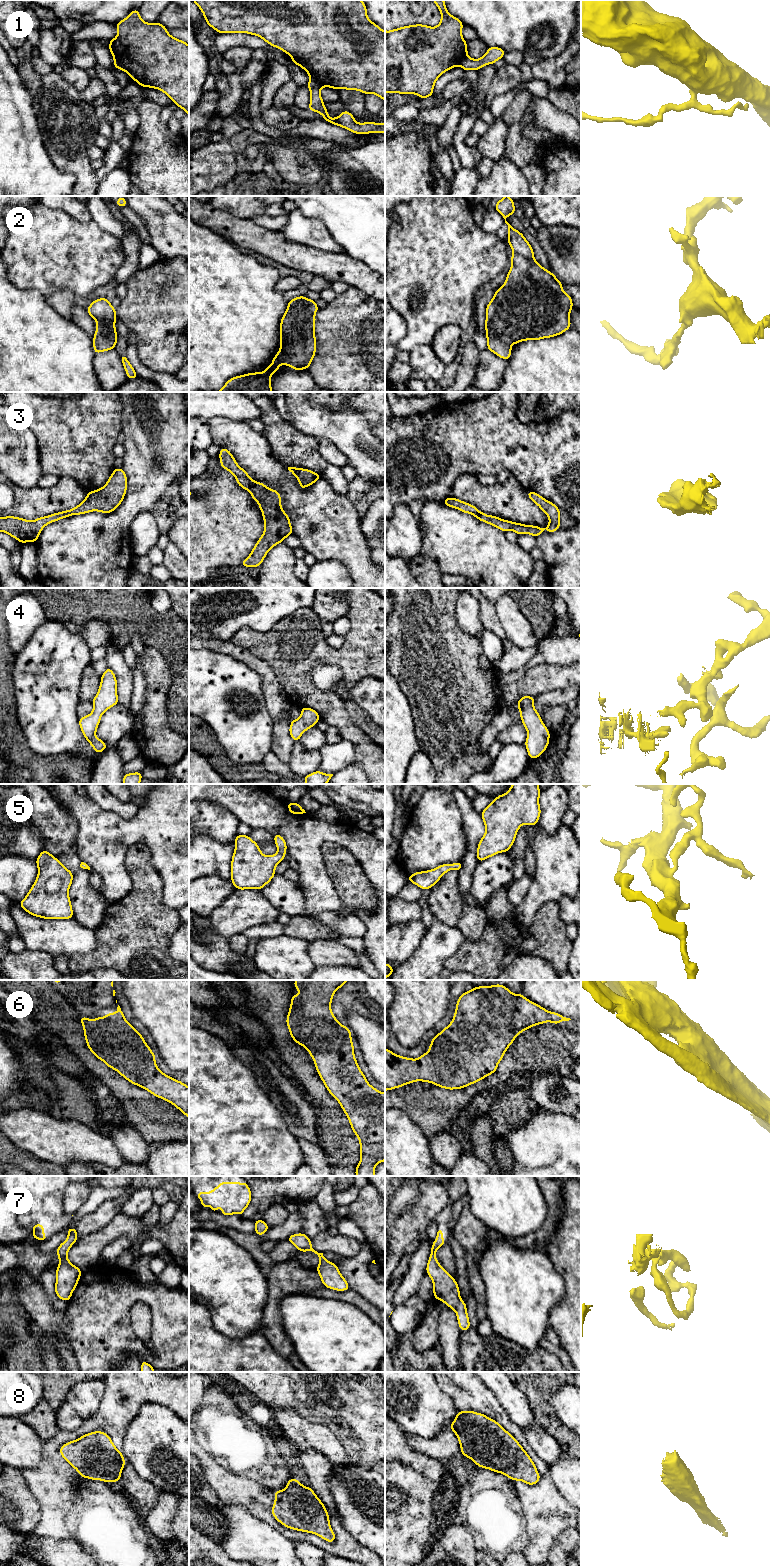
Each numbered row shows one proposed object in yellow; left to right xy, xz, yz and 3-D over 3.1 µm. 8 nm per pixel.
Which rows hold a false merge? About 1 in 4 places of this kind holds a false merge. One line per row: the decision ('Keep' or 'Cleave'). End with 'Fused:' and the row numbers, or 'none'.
1: Cleave
2: Keep
3: Keep
4: Keep
5: Keep
6: Keep
7: Keep
8: Keep
Fused: 1

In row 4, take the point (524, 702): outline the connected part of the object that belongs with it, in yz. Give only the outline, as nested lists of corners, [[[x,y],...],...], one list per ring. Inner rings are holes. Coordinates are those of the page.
[[[522,696],[517,707],[520,710],[520,719],[527,730],[525,746],[530,759],[542,755],[549,745],[550,732],[543,723],[538,711],[534,708],[535,697]]]

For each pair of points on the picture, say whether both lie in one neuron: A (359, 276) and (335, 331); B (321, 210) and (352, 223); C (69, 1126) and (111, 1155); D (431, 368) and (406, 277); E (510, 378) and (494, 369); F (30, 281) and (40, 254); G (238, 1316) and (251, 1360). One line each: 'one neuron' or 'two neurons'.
A: two neurons
B: one neuron
C: one neuron
D: two neurons
E: two neurons
F: one neuron
G: two neurons

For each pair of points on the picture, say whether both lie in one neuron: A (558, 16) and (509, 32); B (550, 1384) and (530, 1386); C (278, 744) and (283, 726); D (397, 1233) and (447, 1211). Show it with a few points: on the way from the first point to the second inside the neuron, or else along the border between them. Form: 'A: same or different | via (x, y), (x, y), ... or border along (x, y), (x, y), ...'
A: same | via (546, 16), (525, 16), (521, 20)
B: same | via (545, 1384), (535, 1384)
C: same | via (281, 740), (281, 730)
D: different | border along (448, 1202), (434, 1219)

